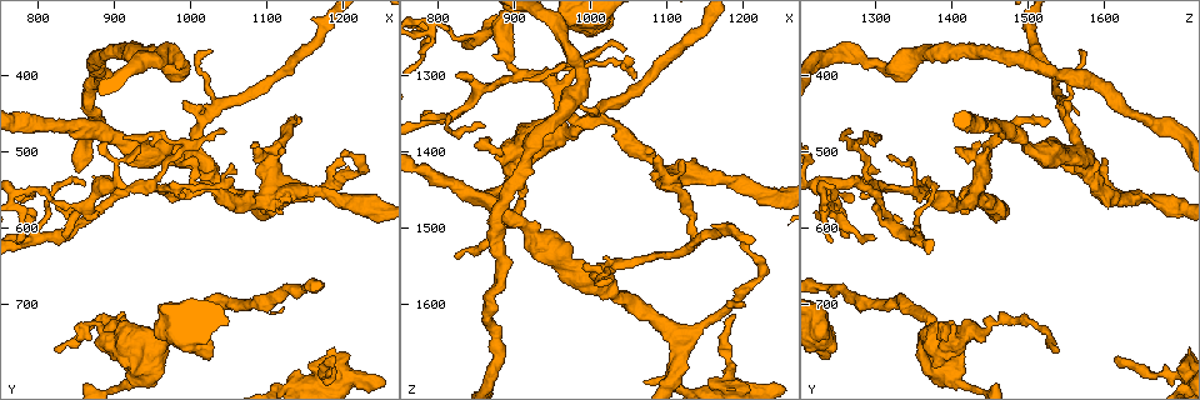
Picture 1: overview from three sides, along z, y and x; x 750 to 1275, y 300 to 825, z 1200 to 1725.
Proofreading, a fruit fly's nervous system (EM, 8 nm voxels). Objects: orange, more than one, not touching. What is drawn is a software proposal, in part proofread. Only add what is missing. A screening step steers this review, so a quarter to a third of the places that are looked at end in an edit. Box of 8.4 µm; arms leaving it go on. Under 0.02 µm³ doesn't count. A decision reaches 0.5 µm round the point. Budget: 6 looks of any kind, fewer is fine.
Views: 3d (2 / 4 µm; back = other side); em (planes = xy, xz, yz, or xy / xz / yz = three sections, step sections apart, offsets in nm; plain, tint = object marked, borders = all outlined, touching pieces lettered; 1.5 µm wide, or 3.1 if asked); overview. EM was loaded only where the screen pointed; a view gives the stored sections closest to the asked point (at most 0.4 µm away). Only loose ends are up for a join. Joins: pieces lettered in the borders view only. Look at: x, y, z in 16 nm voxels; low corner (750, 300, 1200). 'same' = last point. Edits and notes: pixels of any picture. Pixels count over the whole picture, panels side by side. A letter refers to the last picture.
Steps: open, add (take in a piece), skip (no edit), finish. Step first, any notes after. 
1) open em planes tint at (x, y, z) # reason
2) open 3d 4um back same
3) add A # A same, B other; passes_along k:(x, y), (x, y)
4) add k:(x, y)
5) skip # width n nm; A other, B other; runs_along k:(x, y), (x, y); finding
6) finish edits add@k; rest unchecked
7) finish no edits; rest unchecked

open em planes plain at (1055, 530, 1305) # thin end

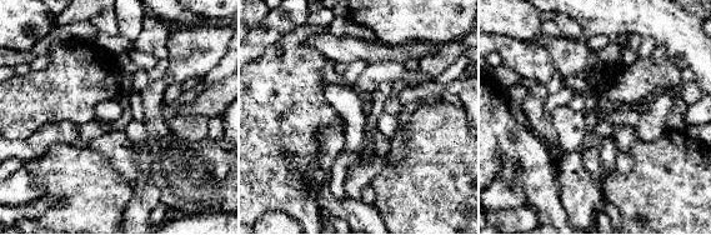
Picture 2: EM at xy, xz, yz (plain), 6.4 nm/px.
open em planes borders same

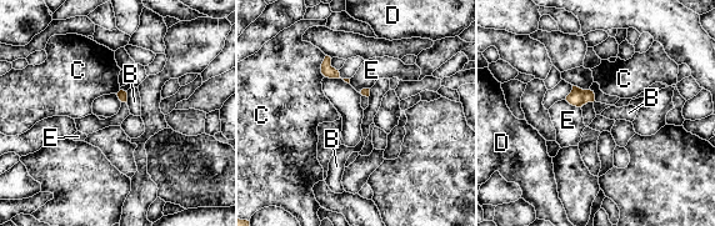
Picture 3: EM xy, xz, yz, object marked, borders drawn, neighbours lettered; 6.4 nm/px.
skip # B other, C other, D other, E other; border 3:(125, 91), (126, 103); none of them fits

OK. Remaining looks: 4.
open 3d 4um back at (1190, 770, 1610)

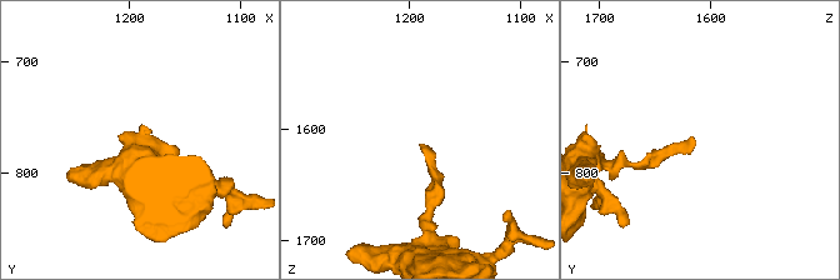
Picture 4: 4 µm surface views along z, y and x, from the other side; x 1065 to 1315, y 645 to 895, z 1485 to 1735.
open em yz step 4 tint at (1188, 770, 1612) # now the EM

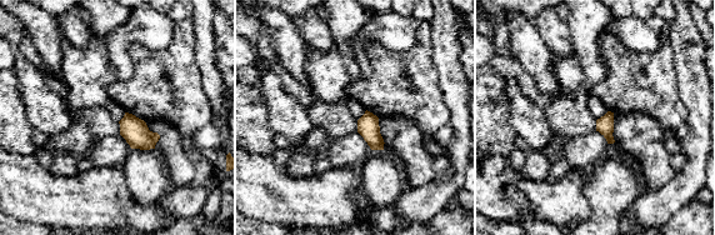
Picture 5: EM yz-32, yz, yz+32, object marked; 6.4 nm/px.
open em planes borders same

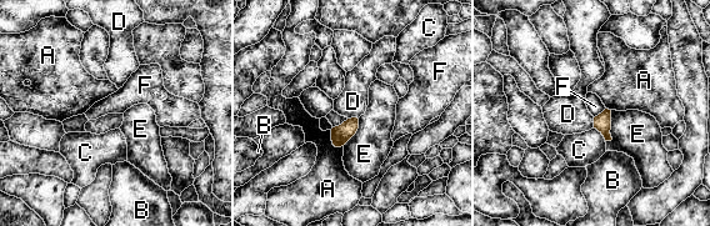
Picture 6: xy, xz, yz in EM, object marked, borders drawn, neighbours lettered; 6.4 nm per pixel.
skip # A other, B other, C other, D other, E other, F other; border 6:(348, 119), (333, 127); no lettered piece goes on from it

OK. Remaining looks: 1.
finish no edits; rest unchecked

